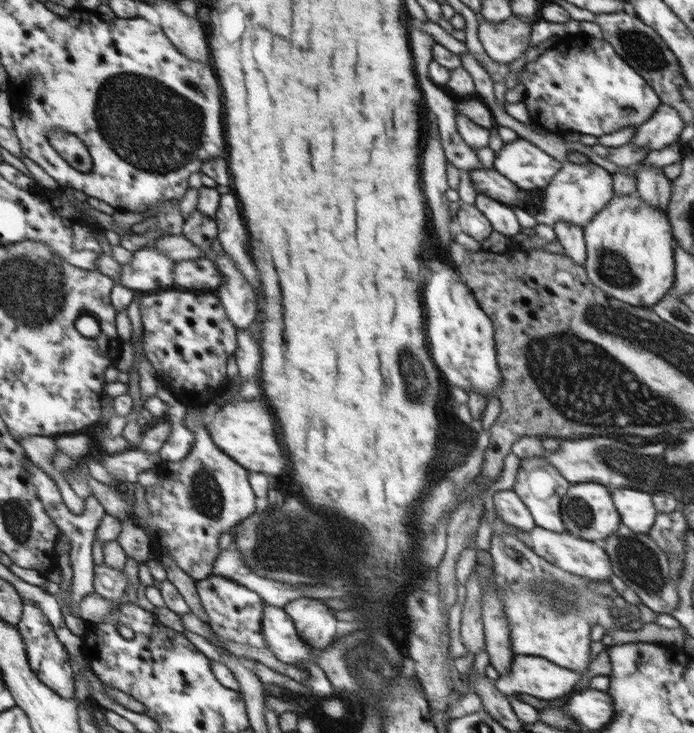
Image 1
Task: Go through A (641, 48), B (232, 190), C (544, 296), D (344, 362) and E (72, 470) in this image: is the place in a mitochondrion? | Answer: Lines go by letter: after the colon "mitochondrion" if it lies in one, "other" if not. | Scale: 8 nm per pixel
A: mitochondrion
B: other
C: other
D: other
E: other

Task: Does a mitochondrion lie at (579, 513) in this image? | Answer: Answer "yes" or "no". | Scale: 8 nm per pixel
yes

